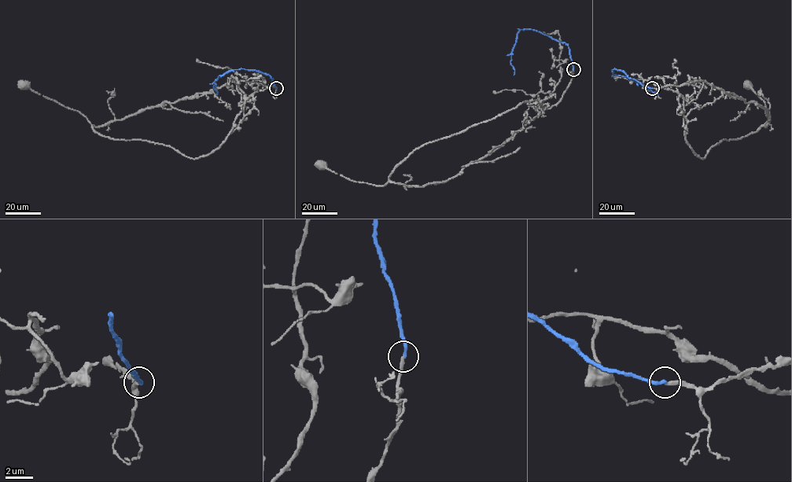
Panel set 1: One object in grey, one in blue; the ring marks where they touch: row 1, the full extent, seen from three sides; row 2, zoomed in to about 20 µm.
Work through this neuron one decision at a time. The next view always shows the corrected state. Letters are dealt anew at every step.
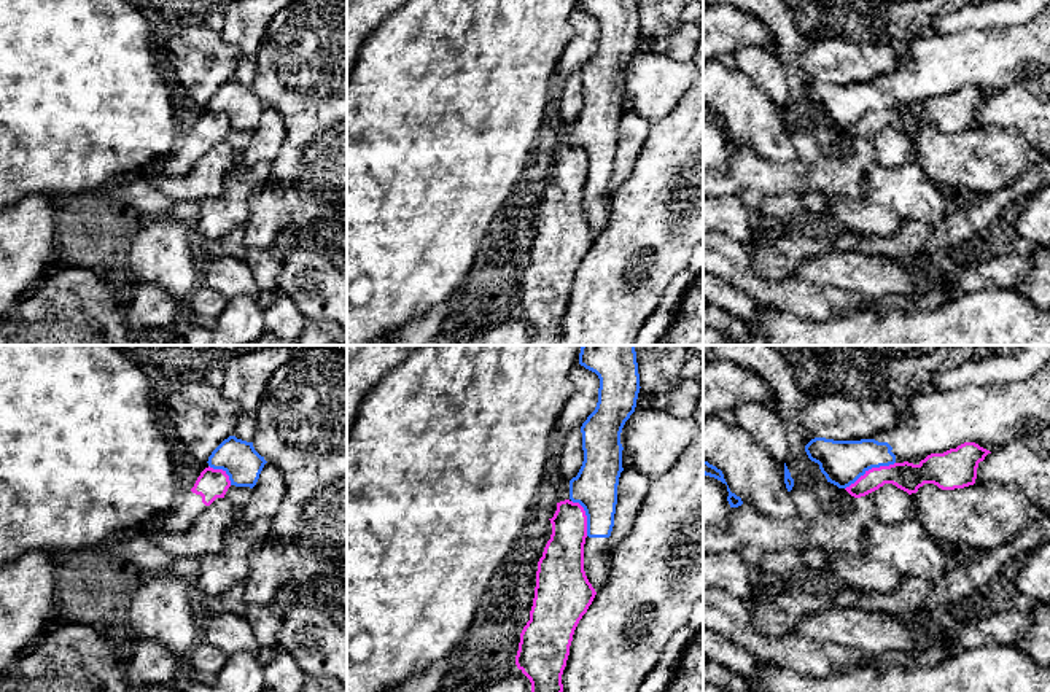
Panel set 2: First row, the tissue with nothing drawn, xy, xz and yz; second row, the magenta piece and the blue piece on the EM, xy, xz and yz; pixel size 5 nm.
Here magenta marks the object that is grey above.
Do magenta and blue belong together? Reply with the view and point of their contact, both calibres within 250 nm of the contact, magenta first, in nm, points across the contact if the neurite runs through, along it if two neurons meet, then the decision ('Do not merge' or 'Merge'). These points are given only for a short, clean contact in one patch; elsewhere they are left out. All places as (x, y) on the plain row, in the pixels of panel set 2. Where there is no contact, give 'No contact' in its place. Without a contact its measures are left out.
Touches magenta at yz (869, 113). Thickness 140 nm (magenta) against 220 nm. Boundary: yz (894, 105), (869, 112), (845, 132). Do not merge

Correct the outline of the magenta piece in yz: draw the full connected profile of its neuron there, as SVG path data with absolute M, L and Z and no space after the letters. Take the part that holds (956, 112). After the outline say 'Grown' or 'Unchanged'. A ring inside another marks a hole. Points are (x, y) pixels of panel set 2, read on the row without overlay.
M964 86L943 97L931 97L918 108L904 105L865 115L845 134L854 140L865 140L885 127L892 127L908 138L916 137L924 127L942 134L964 132L975 127L978 107L991 97L975 86Z. Unchanged

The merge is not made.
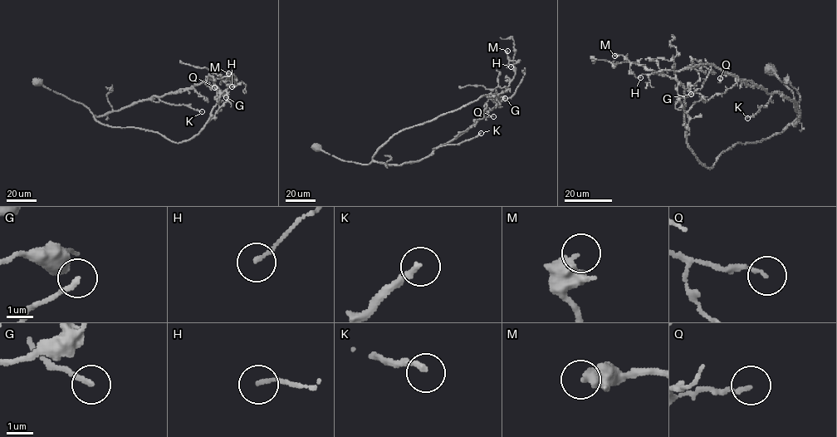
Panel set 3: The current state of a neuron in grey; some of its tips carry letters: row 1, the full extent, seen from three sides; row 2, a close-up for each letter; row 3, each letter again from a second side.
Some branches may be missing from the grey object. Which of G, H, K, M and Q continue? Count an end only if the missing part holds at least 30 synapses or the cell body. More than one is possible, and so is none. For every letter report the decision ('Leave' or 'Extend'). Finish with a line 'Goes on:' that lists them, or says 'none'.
G: Leave
H: Leave
K: Leave
M: Leave
Q: Leave
Goes on: none

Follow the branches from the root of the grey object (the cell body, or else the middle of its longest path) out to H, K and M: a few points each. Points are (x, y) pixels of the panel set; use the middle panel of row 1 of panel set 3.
H: (317, 145), (345, 161), (368, 164), (400, 131), (482, 95), (501, 95), (515, 75), (515, 61), (511, 66)
K: (317, 145), (345, 161), (361, 164), (374, 161), (401, 164), (420, 160), (440, 146), (457, 144), (481, 133)
M: (317, 145), (345, 161), (368, 164), (400, 131), (482, 95), (501, 95), (515, 73), (507, 51)

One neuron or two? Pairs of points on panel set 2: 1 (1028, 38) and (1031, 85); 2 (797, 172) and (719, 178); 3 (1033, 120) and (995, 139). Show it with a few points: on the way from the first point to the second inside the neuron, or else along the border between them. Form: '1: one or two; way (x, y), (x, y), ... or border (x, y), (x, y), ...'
1: two; border (1033, 67), (1028, 67), (1001, 91)
2: one; way (778, 177), (738, 177)
3: two; border (977, 128), (1015, 128), (1033, 147)

